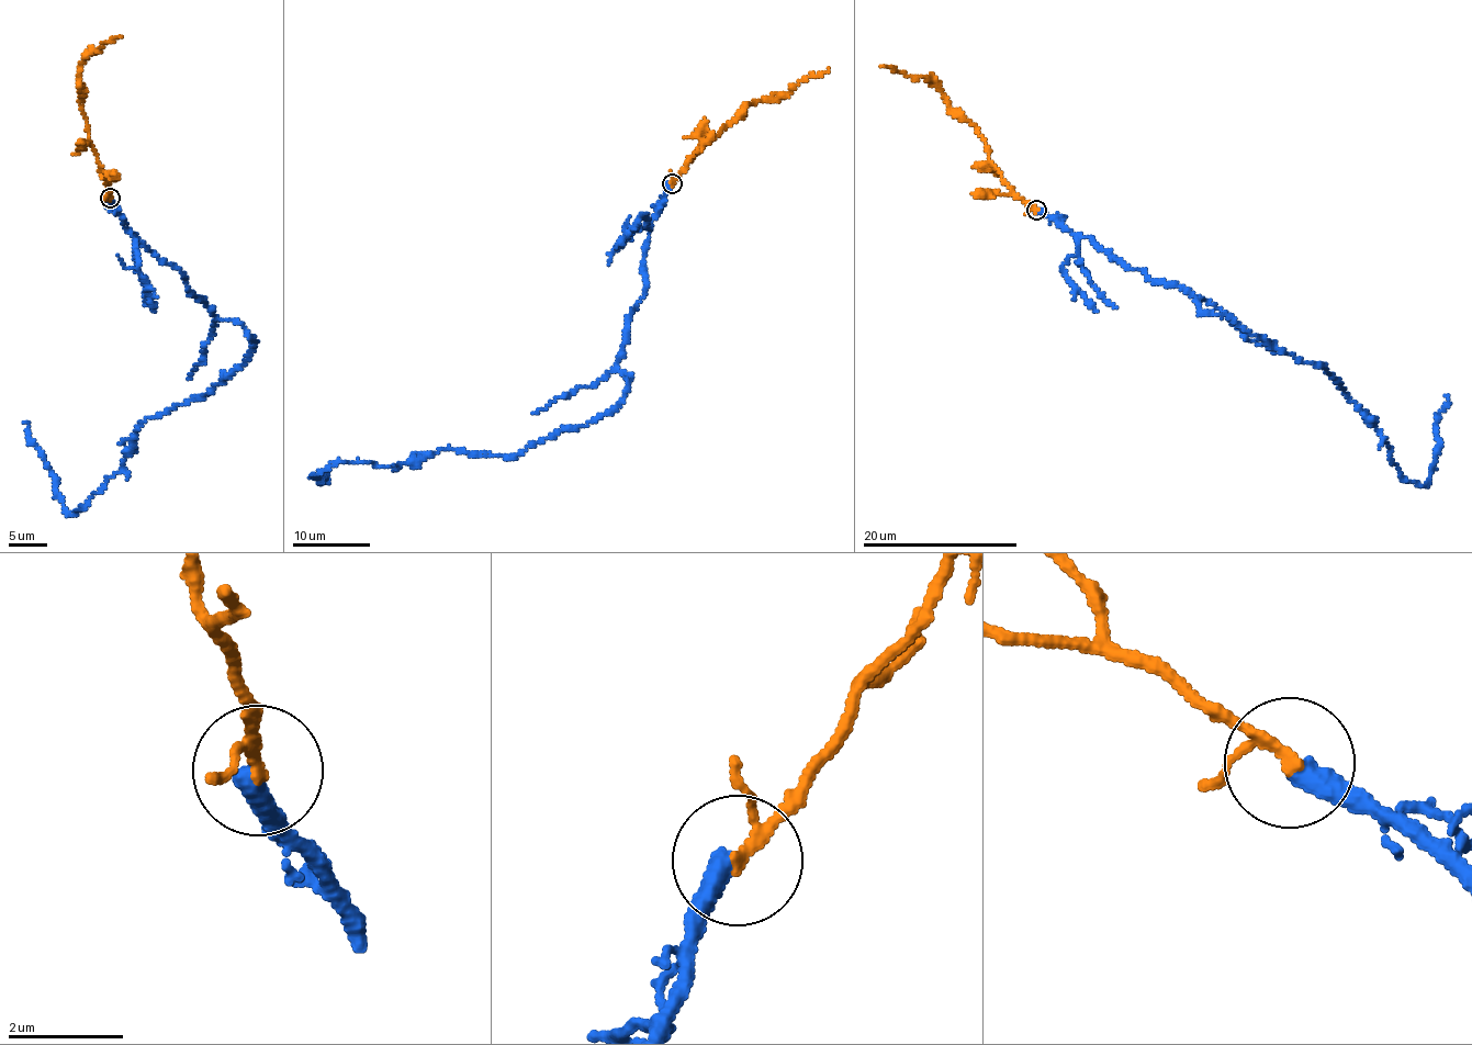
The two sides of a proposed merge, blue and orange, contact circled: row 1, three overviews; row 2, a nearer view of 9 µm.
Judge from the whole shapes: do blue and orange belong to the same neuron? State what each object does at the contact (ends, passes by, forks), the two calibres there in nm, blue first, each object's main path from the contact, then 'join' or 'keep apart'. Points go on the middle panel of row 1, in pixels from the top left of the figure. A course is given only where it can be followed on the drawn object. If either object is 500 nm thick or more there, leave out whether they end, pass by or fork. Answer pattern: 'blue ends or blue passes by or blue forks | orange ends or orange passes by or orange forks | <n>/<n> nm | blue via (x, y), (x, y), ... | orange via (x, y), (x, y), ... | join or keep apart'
blue ends | orange passes by | 420/120 nm | blue via (671, 183), (628, 317), (620, 404), (510, 458), (450, 448), (394, 468), (341, 461), (313, 474), (327, 481) | orange via (671, 183), (707, 138), (718, 136), (749, 104), (787, 93), (808, 78), (829, 68) | keep apart

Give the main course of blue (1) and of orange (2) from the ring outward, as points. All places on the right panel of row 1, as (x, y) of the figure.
1: (1036, 210), (1182, 284), (1200, 312), (1326, 367), (1419, 485), (1447, 395)
2: (1036, 210), (1011, 190), (989, 159), (987, 139), (948, 108), (943, 92), (924, 77), (880, 67)

